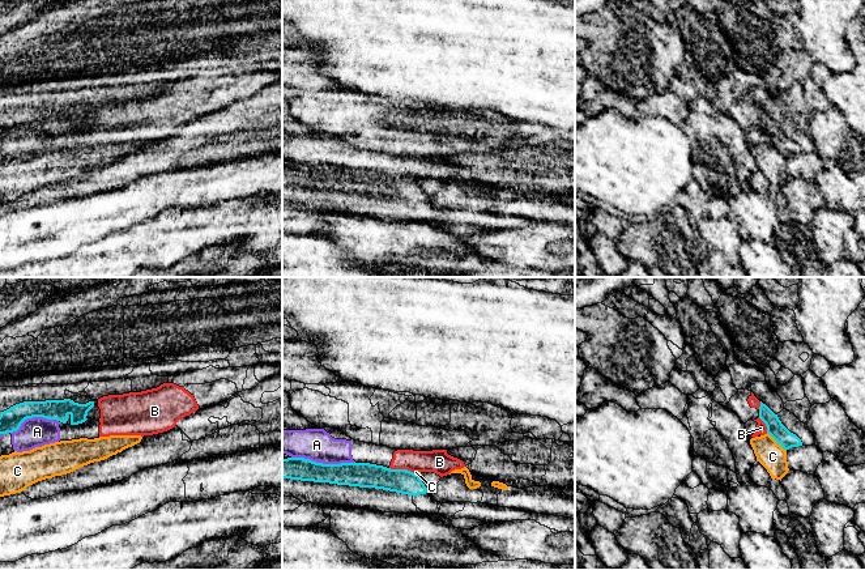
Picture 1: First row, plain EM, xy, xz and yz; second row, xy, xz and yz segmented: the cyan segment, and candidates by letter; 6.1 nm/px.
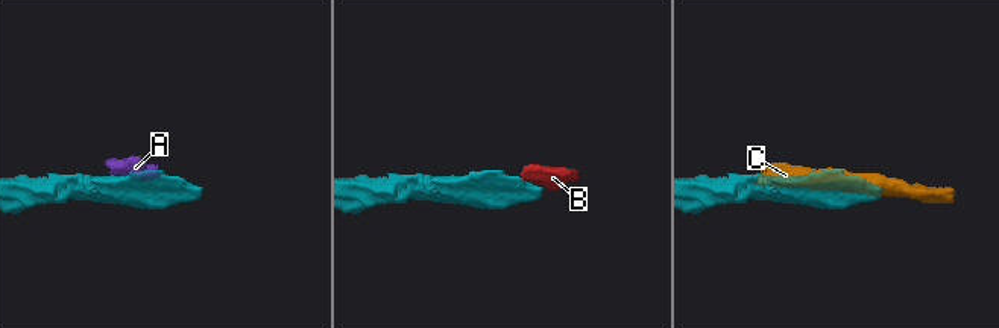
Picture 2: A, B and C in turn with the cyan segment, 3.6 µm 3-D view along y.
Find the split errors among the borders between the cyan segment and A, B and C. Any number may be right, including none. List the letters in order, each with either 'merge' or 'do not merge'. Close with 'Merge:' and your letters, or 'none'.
A: do not merge
B: do not merge
C: do not merge
Merge: none

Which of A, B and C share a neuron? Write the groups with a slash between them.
A B / C

